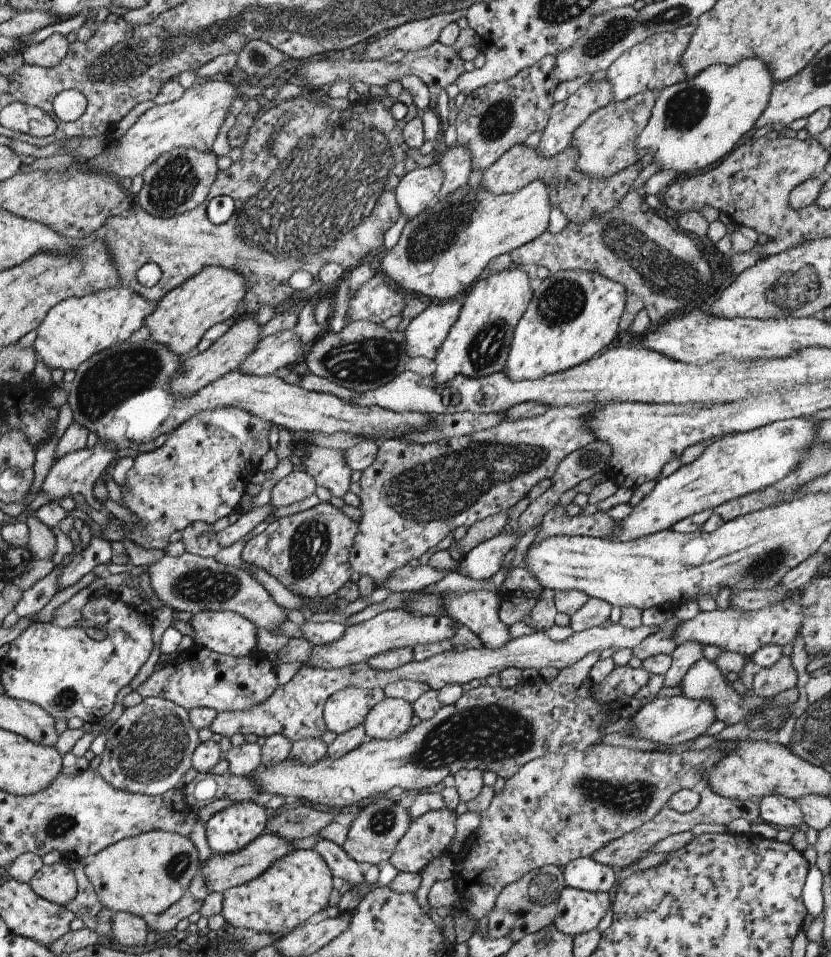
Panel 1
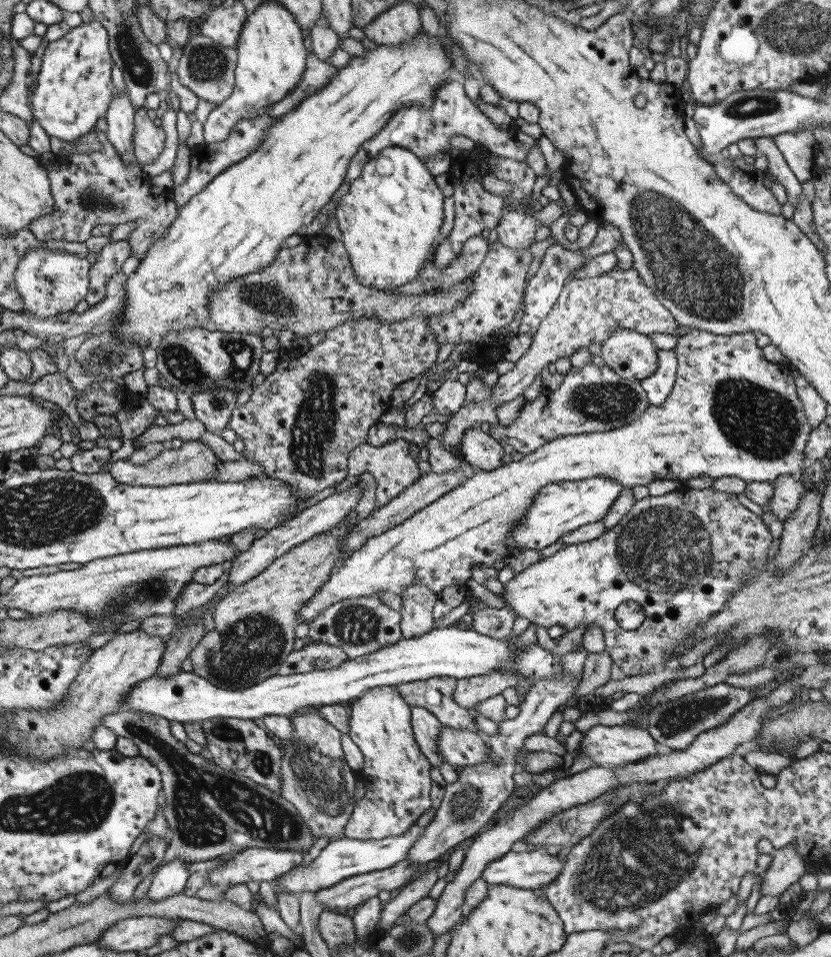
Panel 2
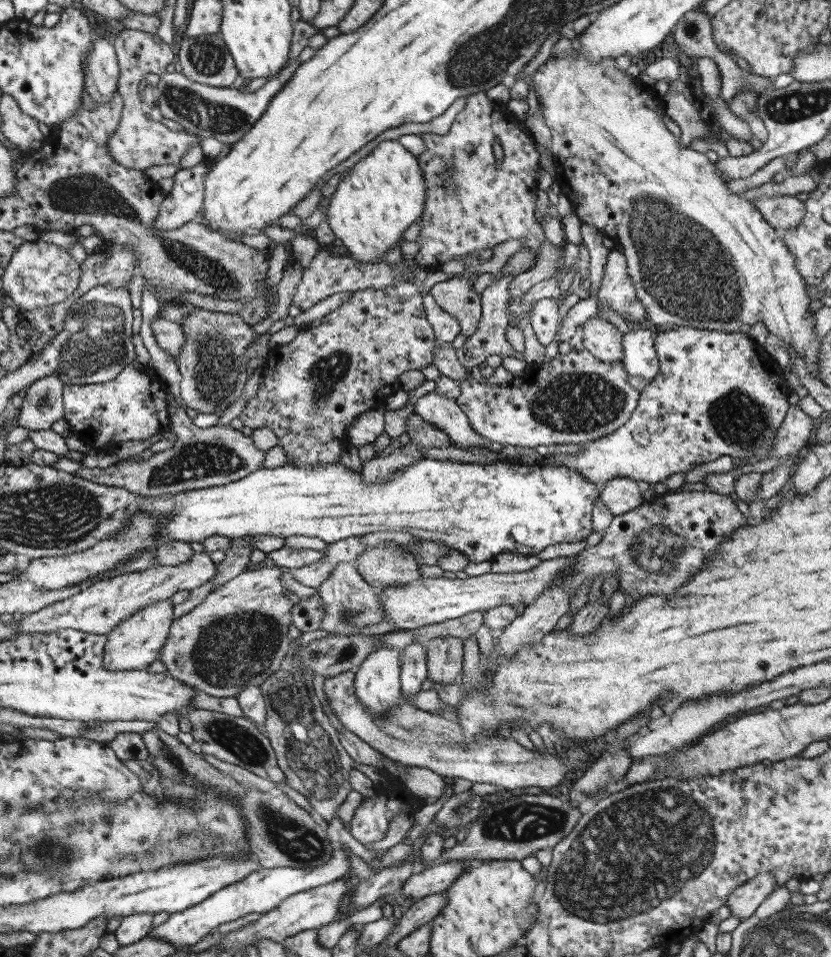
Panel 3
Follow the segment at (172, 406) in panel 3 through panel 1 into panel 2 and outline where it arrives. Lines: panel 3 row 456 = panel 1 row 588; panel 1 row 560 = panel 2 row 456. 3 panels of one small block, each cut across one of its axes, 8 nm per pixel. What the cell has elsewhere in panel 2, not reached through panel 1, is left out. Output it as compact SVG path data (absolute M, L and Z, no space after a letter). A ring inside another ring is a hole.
M183 441L183 445L178 449L164 449L156 458L152 458L146 464L132 464L129 459L120 459L113 462L112 476L118 484L129 486L172 486L174 484L193 484L212 481L217 475L218 463L220 459L216 457L210 446L204 442Z

